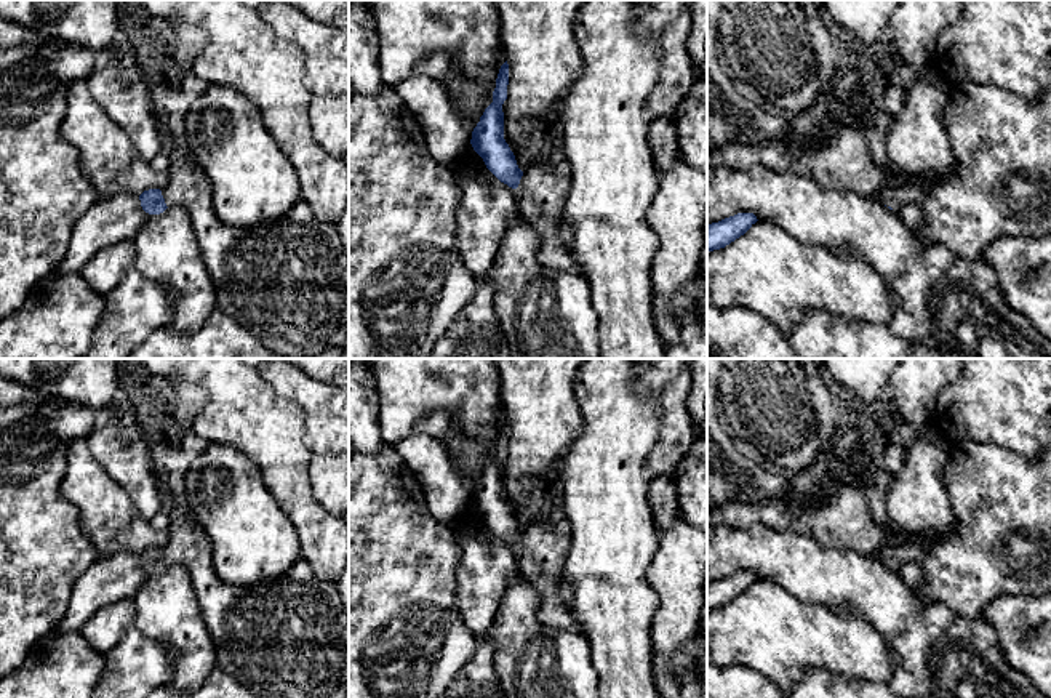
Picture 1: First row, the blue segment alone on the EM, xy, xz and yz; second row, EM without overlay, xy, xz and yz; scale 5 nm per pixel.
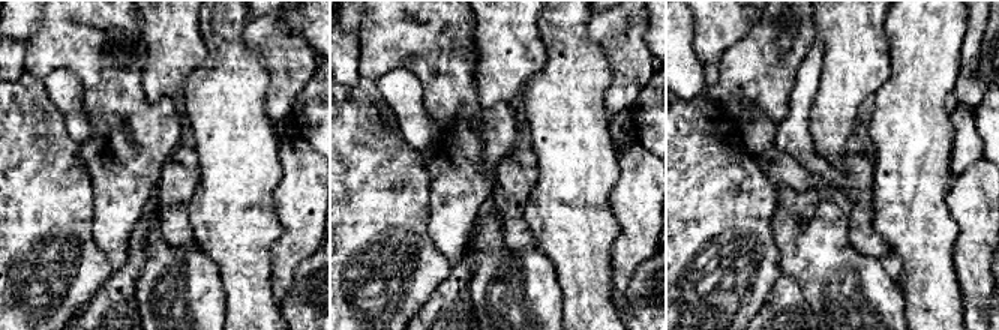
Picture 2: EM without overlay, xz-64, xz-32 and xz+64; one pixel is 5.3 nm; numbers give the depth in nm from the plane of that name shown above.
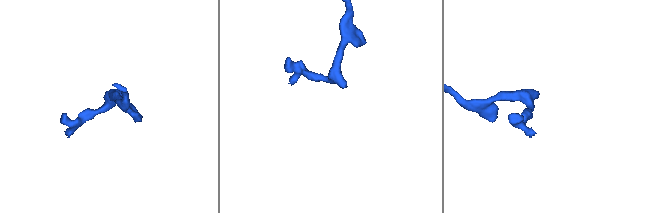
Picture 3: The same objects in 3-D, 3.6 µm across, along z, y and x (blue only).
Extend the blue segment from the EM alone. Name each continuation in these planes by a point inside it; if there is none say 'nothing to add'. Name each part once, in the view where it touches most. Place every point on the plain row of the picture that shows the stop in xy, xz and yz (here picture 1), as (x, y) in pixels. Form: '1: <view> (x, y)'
1: xz (541, 553)

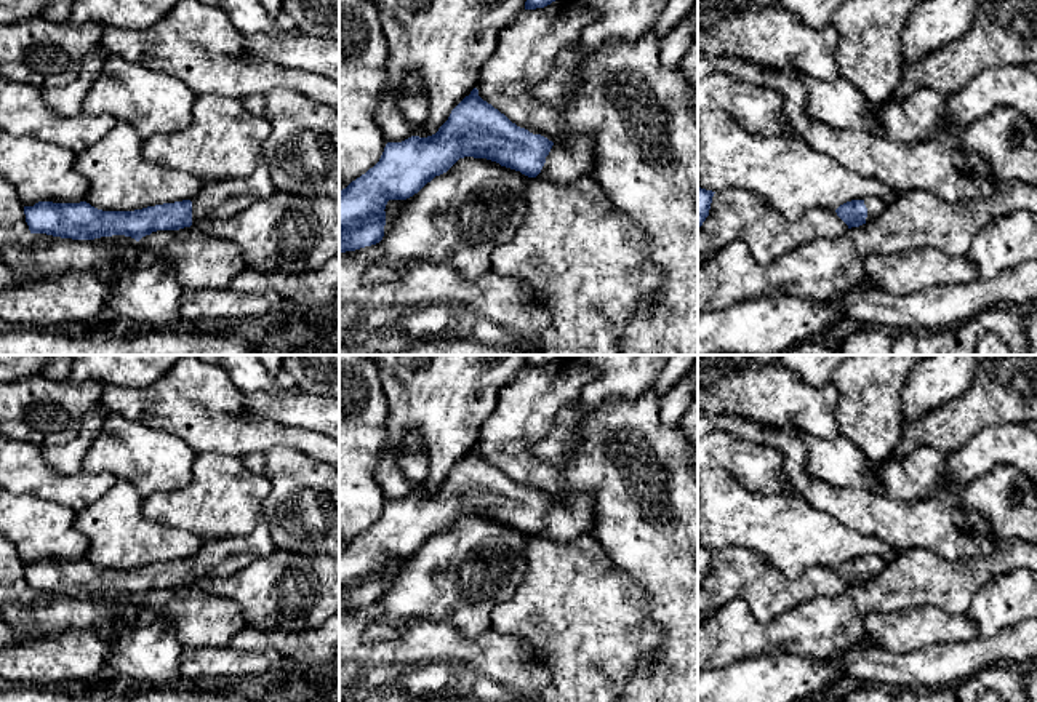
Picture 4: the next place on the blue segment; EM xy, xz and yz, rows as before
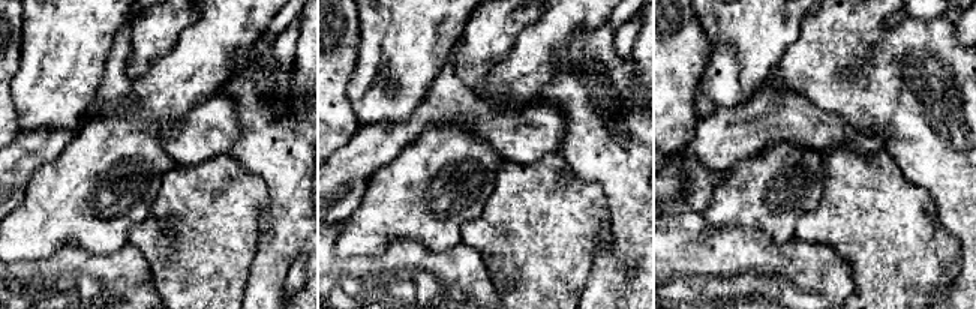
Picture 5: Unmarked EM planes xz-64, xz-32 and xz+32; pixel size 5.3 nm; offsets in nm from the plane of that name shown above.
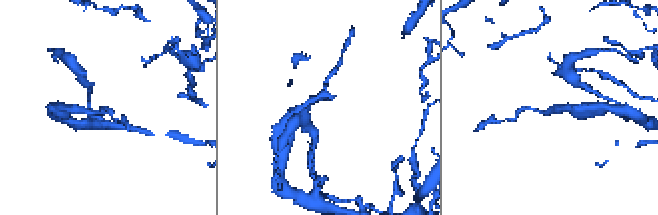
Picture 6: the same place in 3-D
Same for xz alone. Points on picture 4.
1: xz (572, 517)

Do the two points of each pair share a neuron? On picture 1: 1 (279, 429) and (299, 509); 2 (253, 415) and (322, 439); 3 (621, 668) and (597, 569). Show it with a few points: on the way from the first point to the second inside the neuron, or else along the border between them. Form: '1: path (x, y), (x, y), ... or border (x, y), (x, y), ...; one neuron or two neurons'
1: path (279, 449), (283, 457), (290, 490); one neuron
2: border (304, 436), (306, 445), (312, 453); two neurons
3: path (619, 644), (613, 604), (607, 593); one neuron

